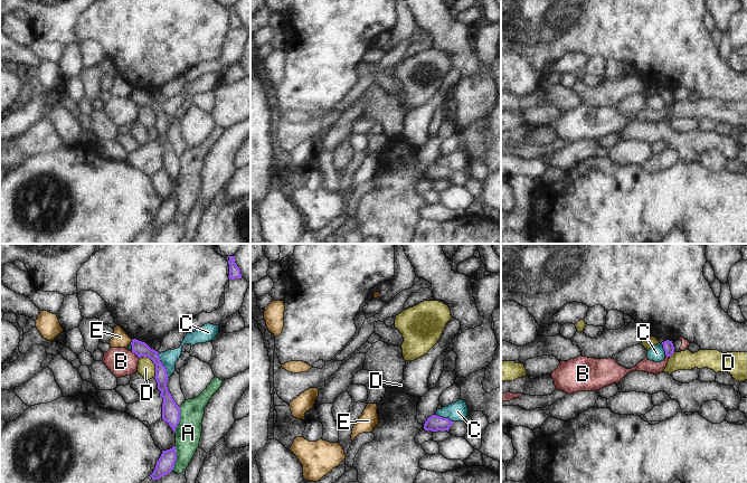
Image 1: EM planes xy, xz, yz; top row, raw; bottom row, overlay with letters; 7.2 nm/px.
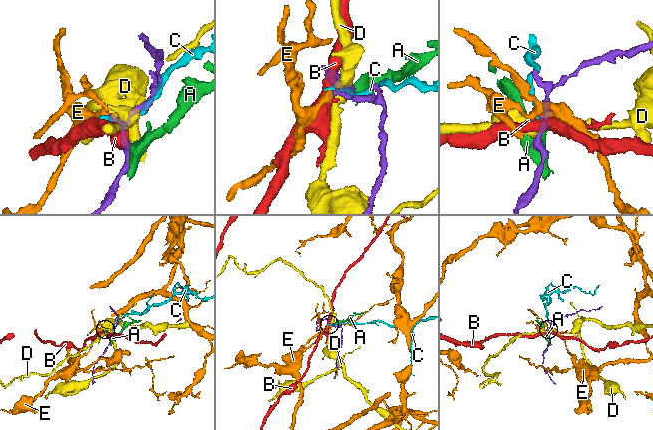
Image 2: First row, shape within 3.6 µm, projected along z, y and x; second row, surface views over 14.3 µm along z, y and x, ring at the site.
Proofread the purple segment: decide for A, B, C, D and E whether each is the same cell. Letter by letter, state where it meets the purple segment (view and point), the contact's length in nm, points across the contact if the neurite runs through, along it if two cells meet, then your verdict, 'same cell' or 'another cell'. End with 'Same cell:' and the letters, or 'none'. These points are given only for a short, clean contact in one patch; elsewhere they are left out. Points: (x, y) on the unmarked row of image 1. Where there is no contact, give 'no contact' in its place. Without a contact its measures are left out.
A: xy (179, 170) | 200 nm | along xy (180, 157), (180, 170), (175, 182) | another cell
B: xy (135, 103) | 80 nm | along xy (131, 101), (139, 107) | another cell
C: xy (163, 115) | 200 nm | another cell
D: xy (154, 113) | 180 nm | along xy (143, 105), (147, 105), (154, 114), (154, 126) | another cell
E: xy (131, 92) | 50 nm | along xy (133, 88), (130, 94) | another cell
Same cell: none

